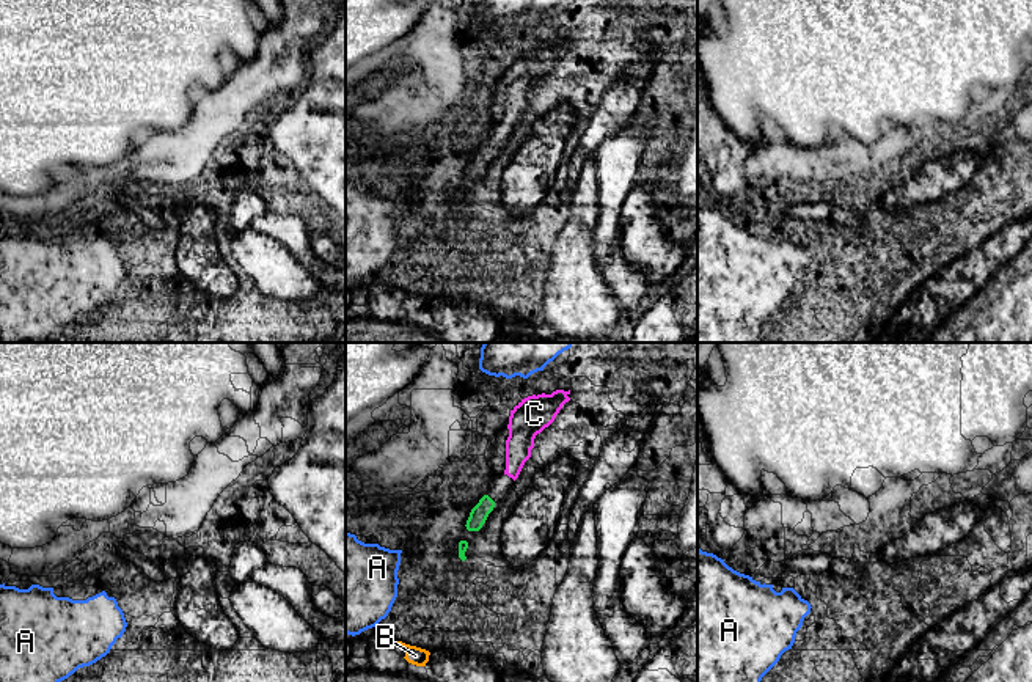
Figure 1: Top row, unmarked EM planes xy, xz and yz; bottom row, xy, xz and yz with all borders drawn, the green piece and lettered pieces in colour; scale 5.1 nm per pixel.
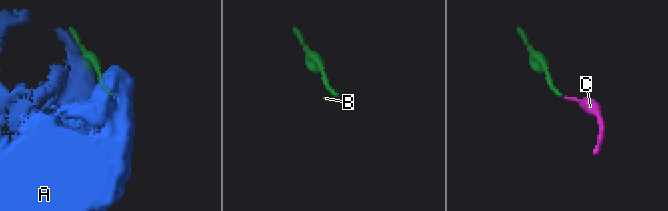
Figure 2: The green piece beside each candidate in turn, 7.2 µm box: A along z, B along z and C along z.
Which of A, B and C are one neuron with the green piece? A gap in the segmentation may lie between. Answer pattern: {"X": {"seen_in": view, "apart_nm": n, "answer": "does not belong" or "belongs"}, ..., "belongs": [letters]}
{"A": {"seen_in": "xz", "apart_nm": 300, "answer": "does not belong"}, "B": {"seen_in": "xz", "apart_nm": 500, "answer": "does not belong"}, "C": {"seen_in": "xz", "apart_nm": 140, "answer": "belongs"}, "belongs": ["C"]}

